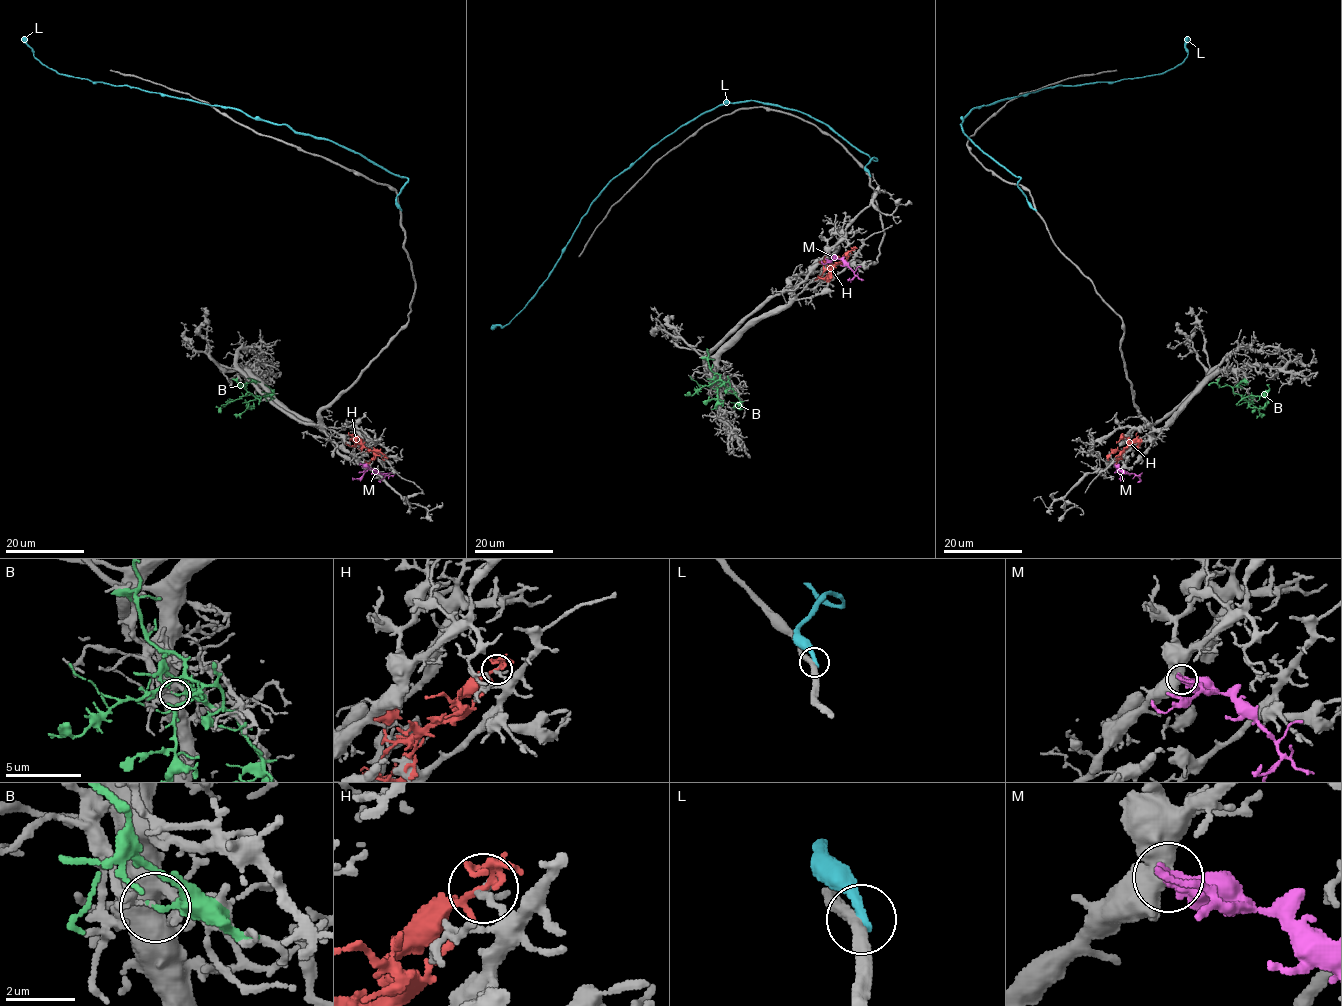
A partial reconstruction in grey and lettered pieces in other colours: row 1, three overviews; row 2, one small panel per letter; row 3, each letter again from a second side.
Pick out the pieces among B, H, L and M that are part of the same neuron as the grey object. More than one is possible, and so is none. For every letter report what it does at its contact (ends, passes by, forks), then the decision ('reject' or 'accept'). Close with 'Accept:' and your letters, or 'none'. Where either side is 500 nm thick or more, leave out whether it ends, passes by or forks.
B: it ends; reject
H: it forks; reject
L: it ends; reject
M: accept
Accept: M

